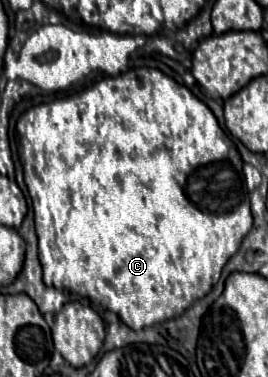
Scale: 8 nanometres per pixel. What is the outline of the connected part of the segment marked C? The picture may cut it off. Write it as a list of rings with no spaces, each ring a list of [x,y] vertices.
[[[130,69],[118,77],[106,77],[92,85],[90,89],[72,95],[68,99],[36,105],[22,113],[16,131],[22,139],[22,165],[24,181],[32,199],[36,235],[38,235],[38,255],[44,267],[44,281],[48,287],[68,289],[90,301],[96,301],[108,311],[114,311],[130,329],[140,331],[154,323],[162,323],[182,315],[194,301],[206,297],[214,283],[220,279],[220,271],[226,261],[240,249],[242,239],[252,227],[250,197],[244,189],[242,159],[236,149],[232,151],[232,141],[220,129],[214,113],[198,101],[186,87],[178,85],[174,79],[166,77],[158,69]]]

